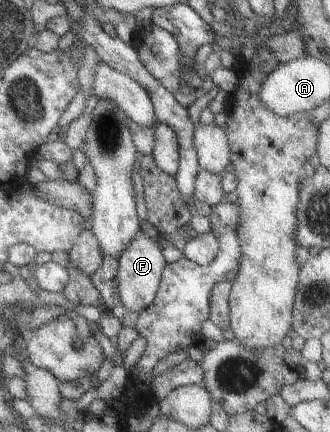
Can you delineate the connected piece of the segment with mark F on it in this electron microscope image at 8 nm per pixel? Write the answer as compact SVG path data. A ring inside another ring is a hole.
M141 233L132 241L132 244L121 257L119 274L120 294L124 304L132 312L145 311L153 303L153 300L156 299L164 268L167 267L167 262L163 261L163 256L154 239L151 239L145 233Z

